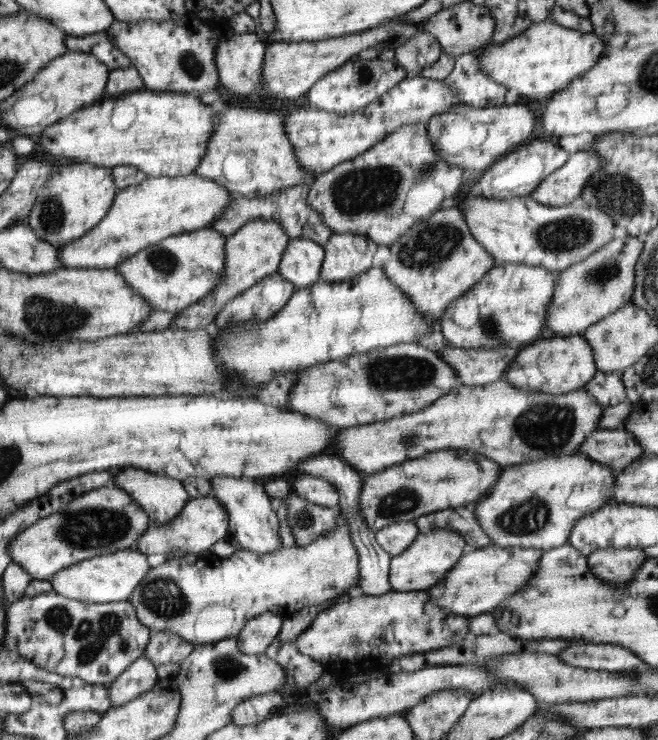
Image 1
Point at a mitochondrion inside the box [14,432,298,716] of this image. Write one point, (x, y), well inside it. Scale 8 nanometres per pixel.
(92, 636)

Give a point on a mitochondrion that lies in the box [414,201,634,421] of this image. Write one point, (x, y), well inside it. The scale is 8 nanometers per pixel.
(562, 234)

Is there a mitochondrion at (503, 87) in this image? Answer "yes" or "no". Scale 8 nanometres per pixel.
no

